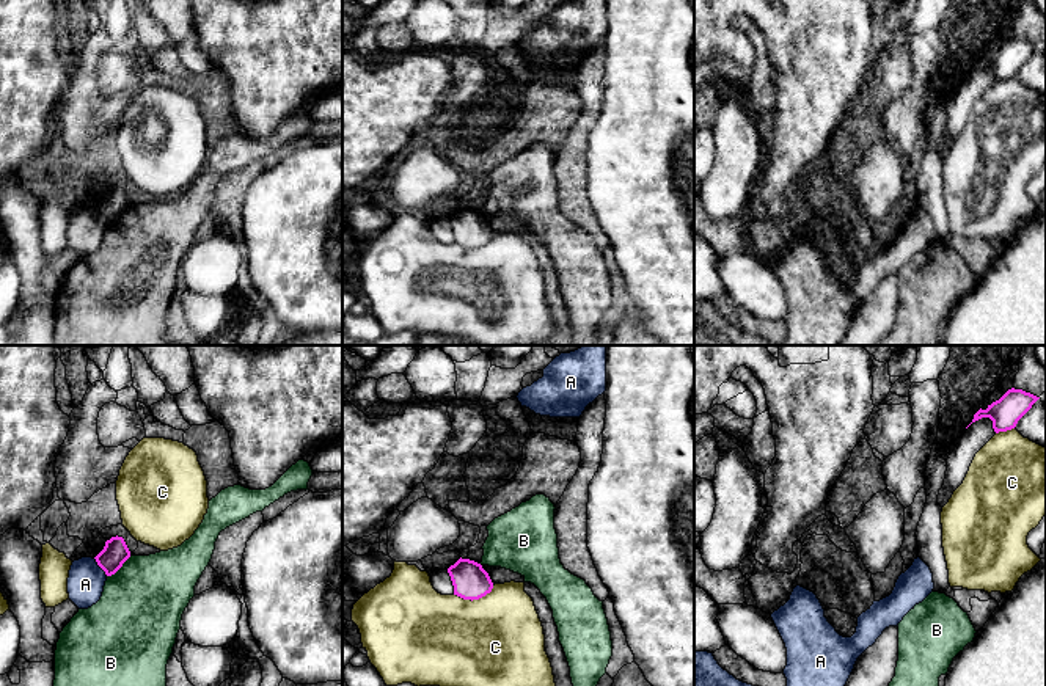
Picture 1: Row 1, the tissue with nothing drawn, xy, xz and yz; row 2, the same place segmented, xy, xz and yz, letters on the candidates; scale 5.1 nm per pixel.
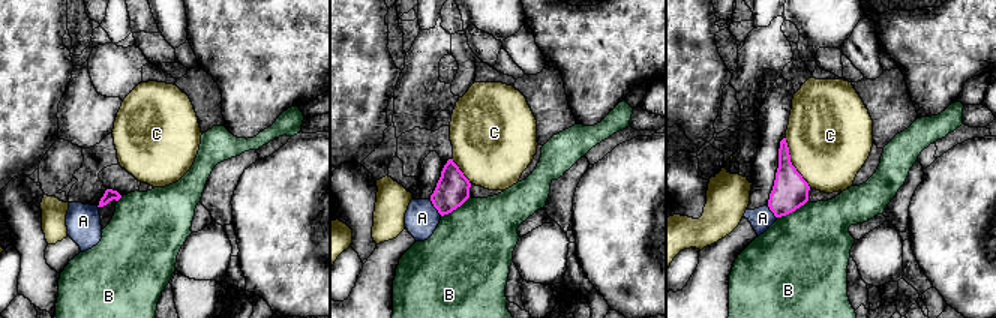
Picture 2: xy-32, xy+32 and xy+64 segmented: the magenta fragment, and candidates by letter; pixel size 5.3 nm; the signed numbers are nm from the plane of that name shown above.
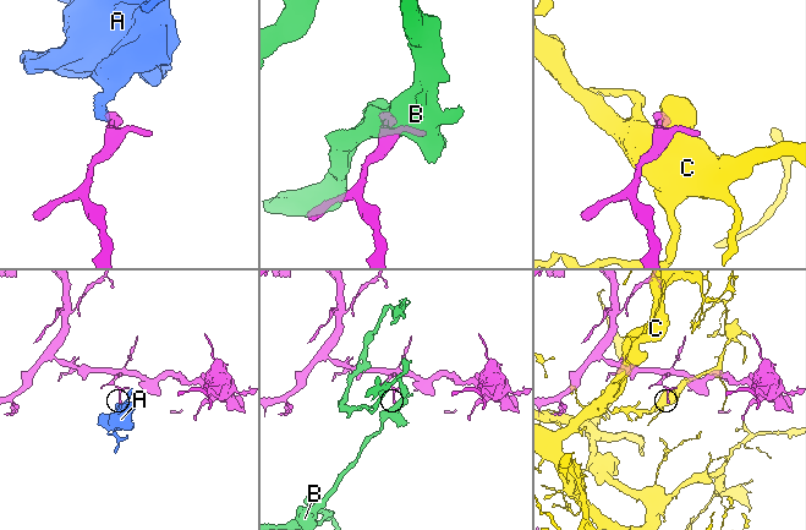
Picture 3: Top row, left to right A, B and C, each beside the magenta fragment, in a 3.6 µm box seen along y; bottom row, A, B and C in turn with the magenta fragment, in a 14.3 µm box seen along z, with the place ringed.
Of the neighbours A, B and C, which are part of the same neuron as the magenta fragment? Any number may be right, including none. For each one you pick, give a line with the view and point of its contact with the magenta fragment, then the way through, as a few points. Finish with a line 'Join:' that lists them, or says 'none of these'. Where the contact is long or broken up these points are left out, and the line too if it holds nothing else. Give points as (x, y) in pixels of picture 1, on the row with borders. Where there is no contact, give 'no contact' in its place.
Join: none of these

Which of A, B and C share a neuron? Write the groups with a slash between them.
A / B / C

